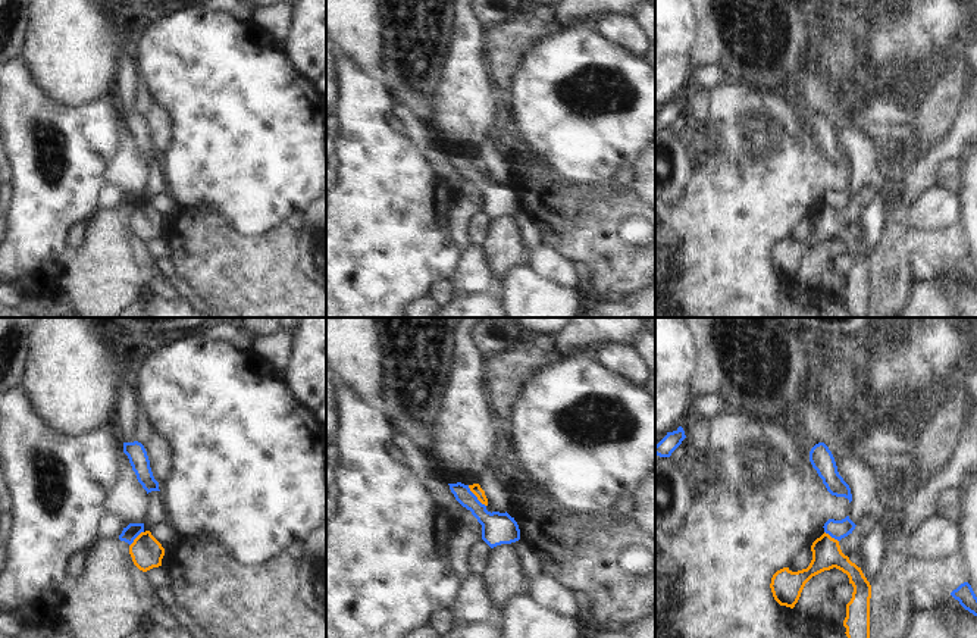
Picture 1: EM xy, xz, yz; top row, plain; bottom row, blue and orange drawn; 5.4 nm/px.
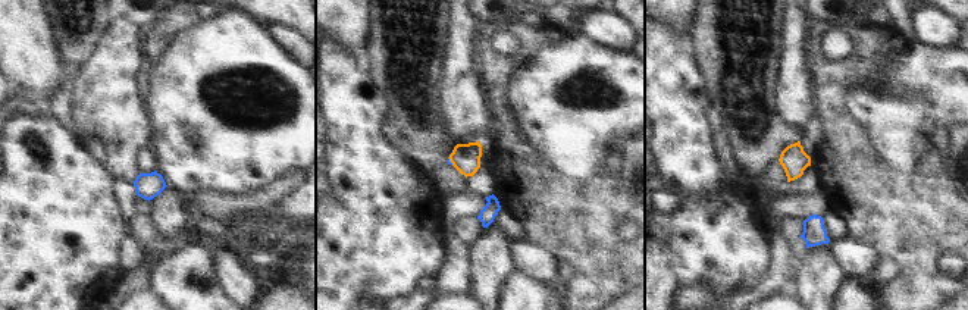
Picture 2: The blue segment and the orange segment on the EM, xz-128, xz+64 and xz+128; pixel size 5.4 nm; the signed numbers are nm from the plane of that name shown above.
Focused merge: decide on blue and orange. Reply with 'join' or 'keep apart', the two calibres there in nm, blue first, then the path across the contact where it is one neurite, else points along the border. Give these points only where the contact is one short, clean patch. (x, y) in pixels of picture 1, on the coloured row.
keep apart; calibres 180 and 60 nm; border xz (467, 485), (485, 506)

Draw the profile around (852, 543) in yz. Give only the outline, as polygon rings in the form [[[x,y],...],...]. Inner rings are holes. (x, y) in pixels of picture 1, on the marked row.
[[[864,519],[858,522],[855,529],[845,538],[839,541],[840,550],[845,556],[849,556],[854,551],[861,548],[864,537],[871,531],[871,528],[877,523],[876,519]]]

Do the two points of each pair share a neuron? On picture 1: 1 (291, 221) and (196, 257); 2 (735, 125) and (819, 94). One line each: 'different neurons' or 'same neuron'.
1: different neurons
2: different neurons

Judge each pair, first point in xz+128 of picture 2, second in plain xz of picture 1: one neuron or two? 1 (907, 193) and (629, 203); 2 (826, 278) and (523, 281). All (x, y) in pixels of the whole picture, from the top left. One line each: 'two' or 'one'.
1: one
2: two

